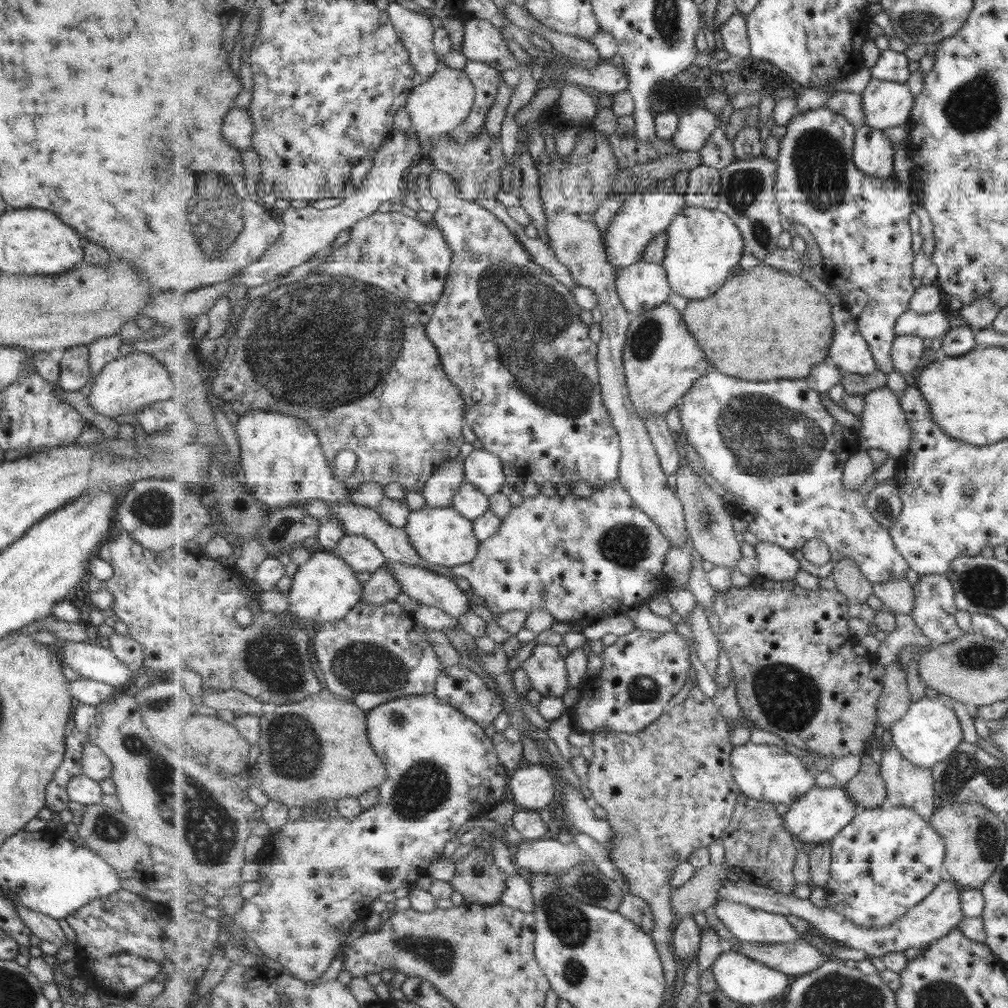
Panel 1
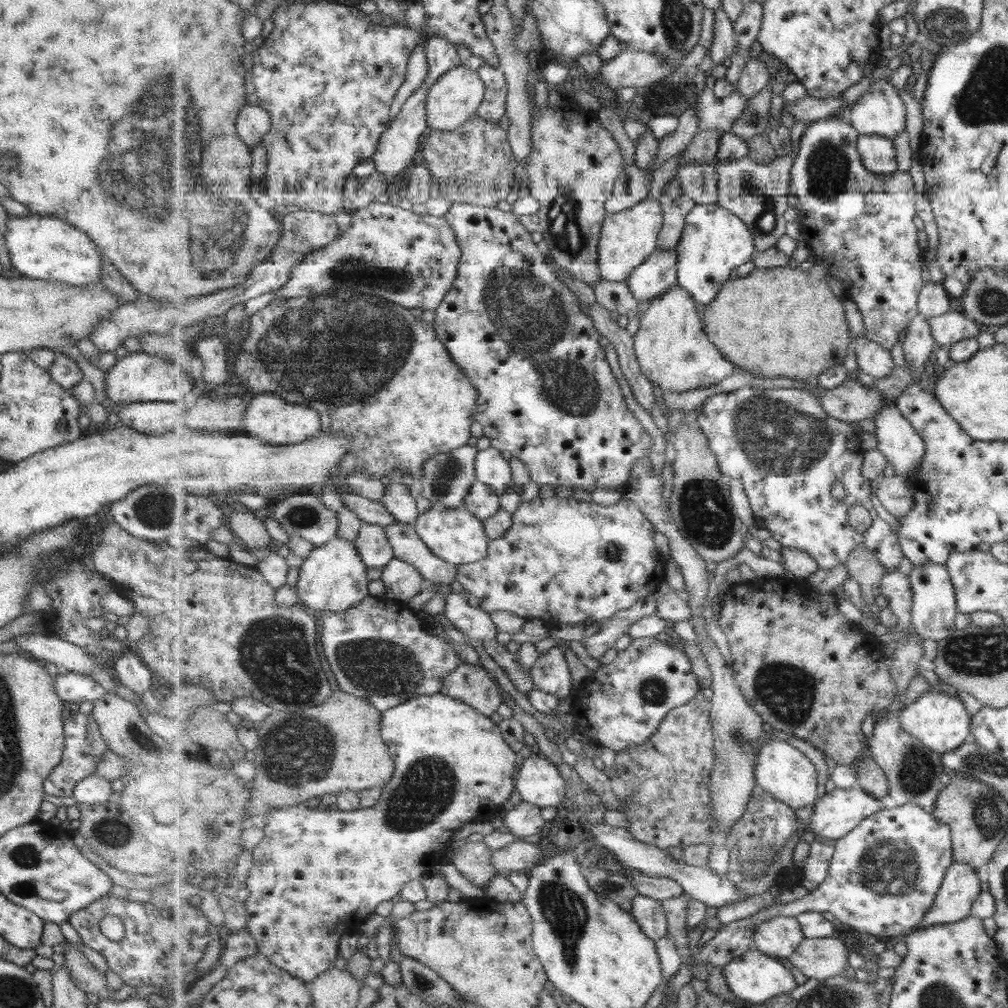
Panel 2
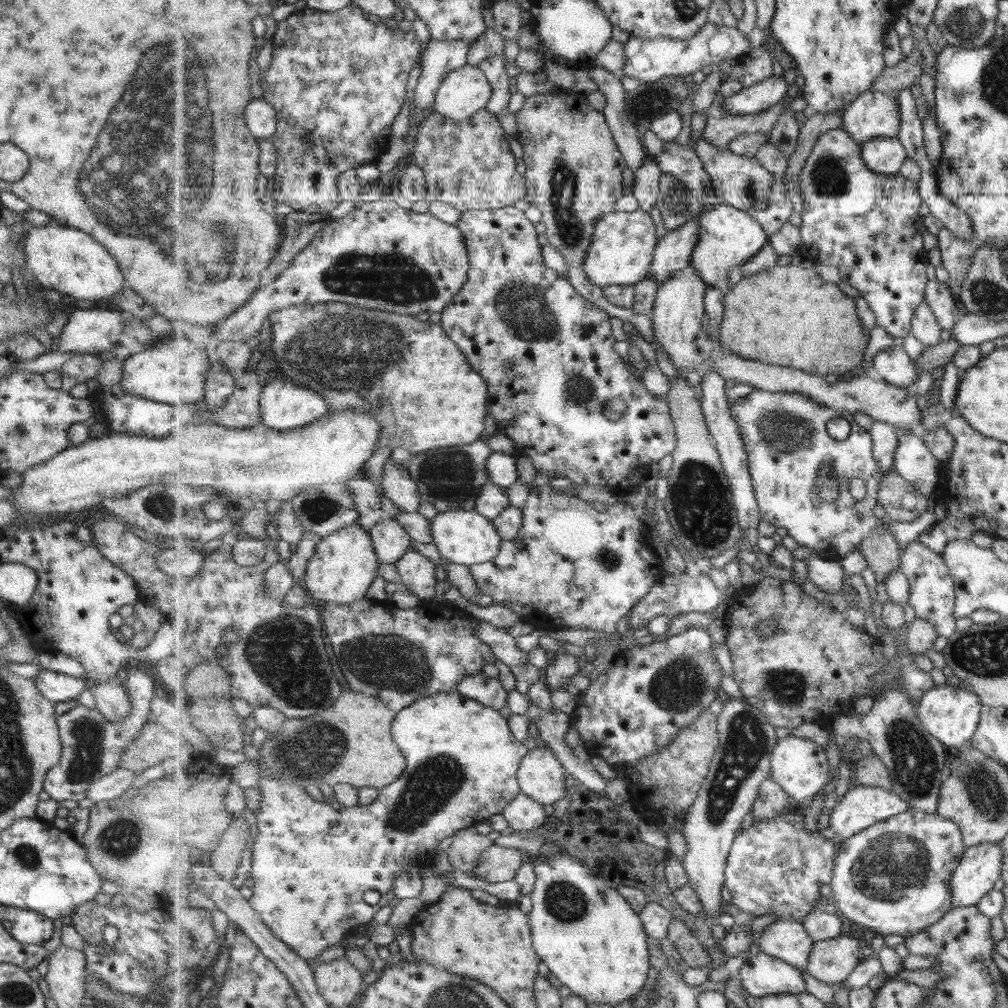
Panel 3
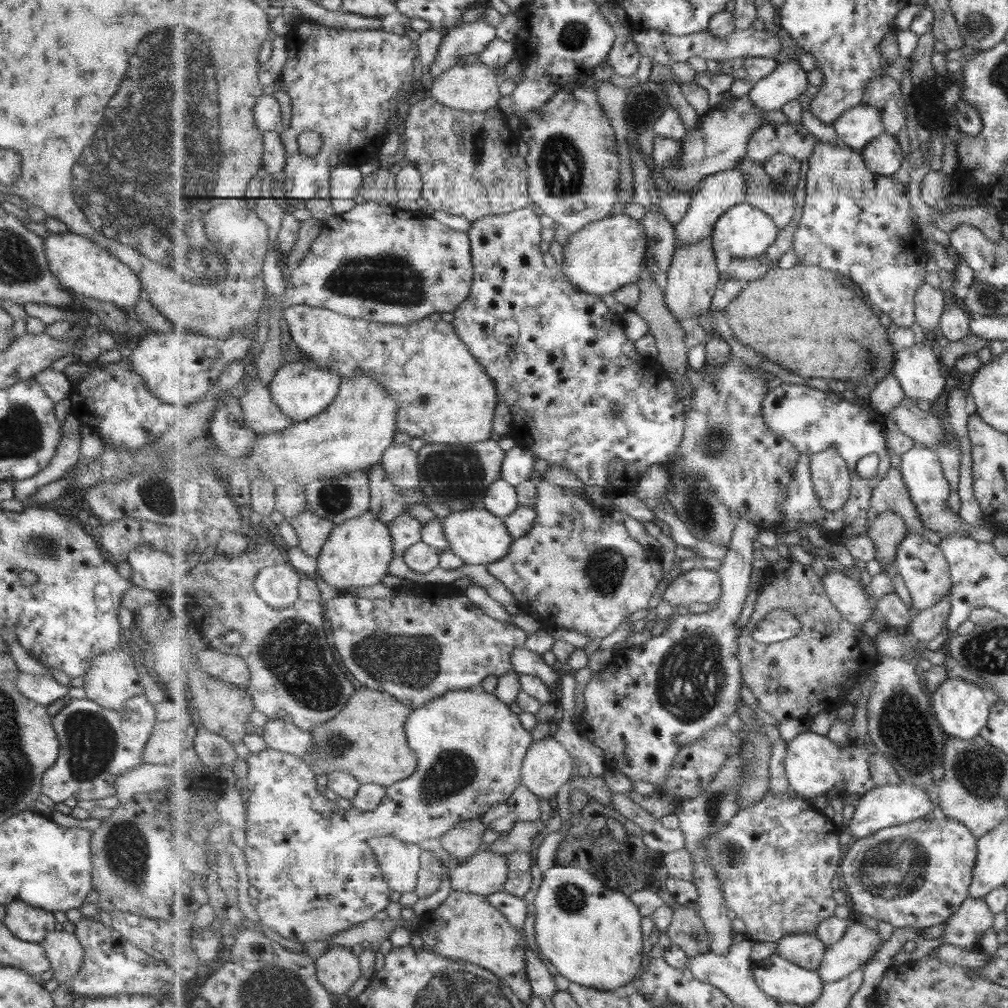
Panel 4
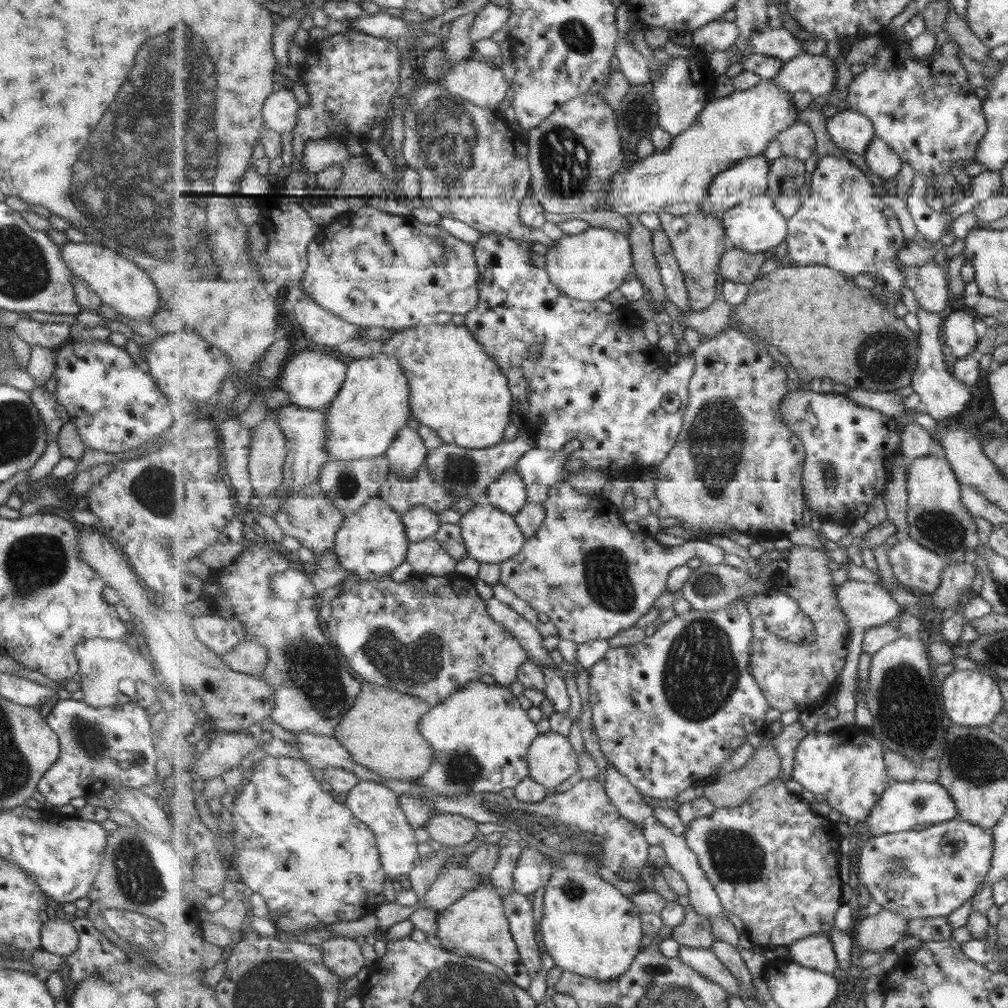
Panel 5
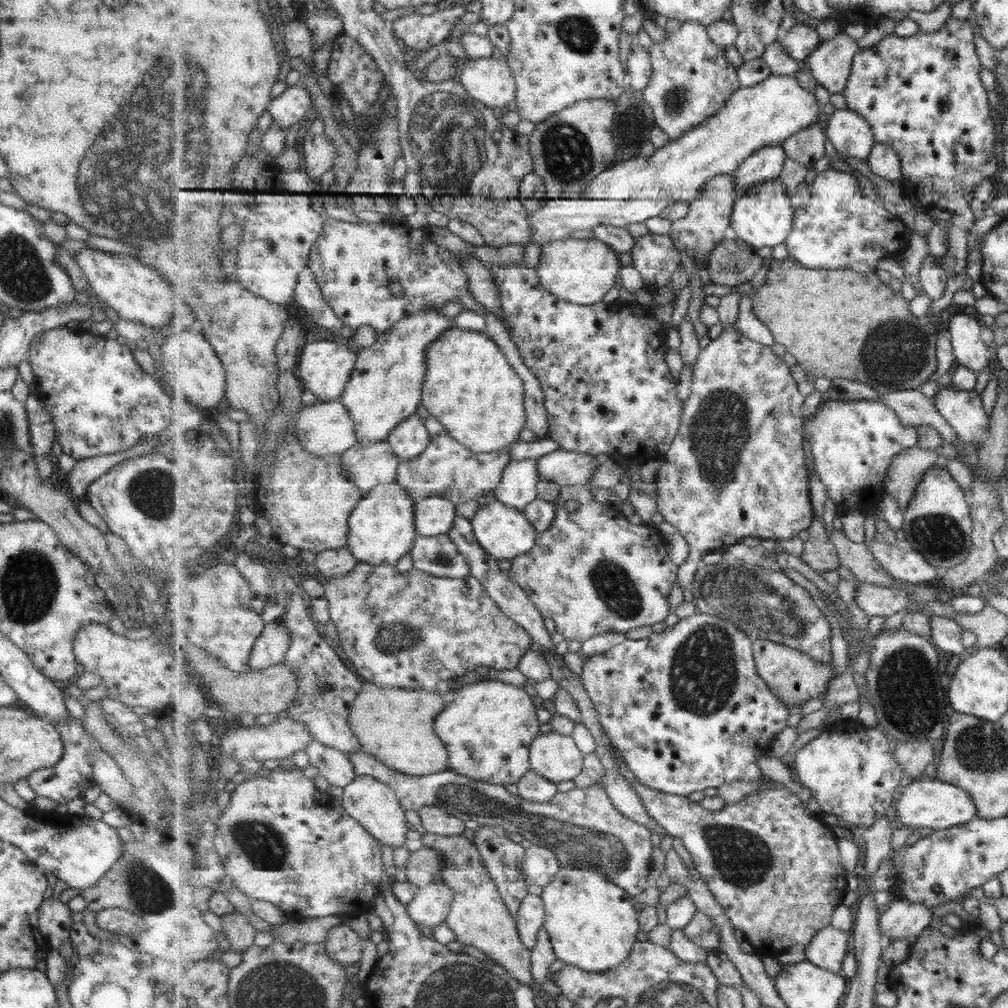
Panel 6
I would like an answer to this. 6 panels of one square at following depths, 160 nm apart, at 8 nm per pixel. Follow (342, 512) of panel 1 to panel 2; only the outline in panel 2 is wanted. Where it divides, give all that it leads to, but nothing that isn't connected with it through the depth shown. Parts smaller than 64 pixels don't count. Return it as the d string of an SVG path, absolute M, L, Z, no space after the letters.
M395 523L385 527L395 556L407 561L434 584L450 585L458 575L458 565L439 558L416 531L414 524Z

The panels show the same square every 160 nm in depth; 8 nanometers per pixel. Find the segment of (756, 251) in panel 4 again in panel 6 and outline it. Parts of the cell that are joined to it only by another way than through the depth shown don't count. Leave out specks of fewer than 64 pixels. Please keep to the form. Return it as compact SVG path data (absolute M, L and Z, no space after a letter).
M780 177L770 179L763 184L759 184L744 196L739 196L733 207L732 228L736 236L750 244L751 246L763 248L768 246L779 246L788 239L794 225L796 208L785 190L784 184Z

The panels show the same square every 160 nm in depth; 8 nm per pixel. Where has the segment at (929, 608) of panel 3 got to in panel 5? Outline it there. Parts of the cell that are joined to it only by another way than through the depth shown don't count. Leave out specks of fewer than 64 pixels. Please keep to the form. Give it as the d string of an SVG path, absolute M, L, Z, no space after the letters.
M907 538L907 540L887 547L888 558L892 566L893 574L903 586L914 588L927 595L933 596L941 585L942 576L947 566L942 556L939 556L933 549L927 548L915 539Z

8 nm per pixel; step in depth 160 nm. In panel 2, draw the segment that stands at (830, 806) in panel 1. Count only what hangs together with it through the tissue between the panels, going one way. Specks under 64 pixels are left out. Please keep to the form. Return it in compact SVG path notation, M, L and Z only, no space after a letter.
M859 786L849 790L835 788L832 792L827 792L819 798L814 806L814 813L804 829L812 831L818 839L834 841L834 843L848 836L849 832L853 832L865 818L881 812L879 799L871 797L867 790L863 790Z

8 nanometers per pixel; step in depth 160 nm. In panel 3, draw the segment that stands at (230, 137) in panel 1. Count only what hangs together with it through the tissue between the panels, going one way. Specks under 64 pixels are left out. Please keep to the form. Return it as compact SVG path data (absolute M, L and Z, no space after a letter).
M257 95L246 109L246 123L255 138L270 139L278 129L277 110Z

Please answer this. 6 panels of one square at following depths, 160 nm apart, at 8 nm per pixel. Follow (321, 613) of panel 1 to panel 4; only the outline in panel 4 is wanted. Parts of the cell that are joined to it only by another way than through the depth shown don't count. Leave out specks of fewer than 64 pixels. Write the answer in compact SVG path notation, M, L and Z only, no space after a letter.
M368 511L332 530L317 558L315 572L339 593L343 593L346 588L379 584L385 578L393 558L395 558L393 537L387 523L380 520L374 512Z

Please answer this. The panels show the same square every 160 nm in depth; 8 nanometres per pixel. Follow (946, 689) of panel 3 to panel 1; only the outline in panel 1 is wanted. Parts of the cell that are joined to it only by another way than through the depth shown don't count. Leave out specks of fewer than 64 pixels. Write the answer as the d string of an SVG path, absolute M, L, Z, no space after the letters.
M925 697L913 703L907 714L892 724L891 735L892 742L905 758L925 768L933 768L947 760L963 742L963 728L959 718L939 698Z

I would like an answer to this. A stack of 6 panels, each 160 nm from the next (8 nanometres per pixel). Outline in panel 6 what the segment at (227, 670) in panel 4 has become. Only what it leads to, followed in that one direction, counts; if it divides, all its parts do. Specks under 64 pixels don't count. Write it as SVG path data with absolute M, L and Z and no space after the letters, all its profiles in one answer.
M267 623L251 651L250 666L255 670L263 670L283 663L291 643L292 636L287 625Z

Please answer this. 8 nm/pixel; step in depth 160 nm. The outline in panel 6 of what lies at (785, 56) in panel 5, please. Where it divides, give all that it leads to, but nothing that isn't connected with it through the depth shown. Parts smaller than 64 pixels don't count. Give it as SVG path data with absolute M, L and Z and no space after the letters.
M794 24L788 32L782 33L779 37L780 43L787 51L787 54L795 60L801 60L805 62L806 58L821 44L821 38L819 38L819 32L815 28L805 26L805 24Z

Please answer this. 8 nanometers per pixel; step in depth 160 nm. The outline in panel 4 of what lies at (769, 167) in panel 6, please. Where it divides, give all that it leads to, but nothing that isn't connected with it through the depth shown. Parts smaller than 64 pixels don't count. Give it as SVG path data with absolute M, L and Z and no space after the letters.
M735 169L718 172L716 175L709 175L702 180L697 190L691 195L692 203L687 214L674 226L676 234L676 249L682 244L697 244L712 236L717 221L731 207L736 204L745 203L747 200L748 184L744 174Z

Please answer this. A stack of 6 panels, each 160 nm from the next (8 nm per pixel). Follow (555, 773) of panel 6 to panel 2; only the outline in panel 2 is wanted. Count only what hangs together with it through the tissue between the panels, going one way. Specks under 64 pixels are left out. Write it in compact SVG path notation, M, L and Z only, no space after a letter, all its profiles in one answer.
M535 752L524 759L518 771L521 801L541 808L557 808L565 800L567 781L549 759Z

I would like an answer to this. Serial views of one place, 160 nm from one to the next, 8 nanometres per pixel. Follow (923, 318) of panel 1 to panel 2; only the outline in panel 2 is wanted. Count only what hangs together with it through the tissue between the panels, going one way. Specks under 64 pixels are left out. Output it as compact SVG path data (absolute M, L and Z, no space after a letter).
M955 311L947 312L943 316L928 318L928 320L931 325L931 333L938 346L953 346L965 338L975 339L977 334L985 329L975 321L966 318L965 314Z

